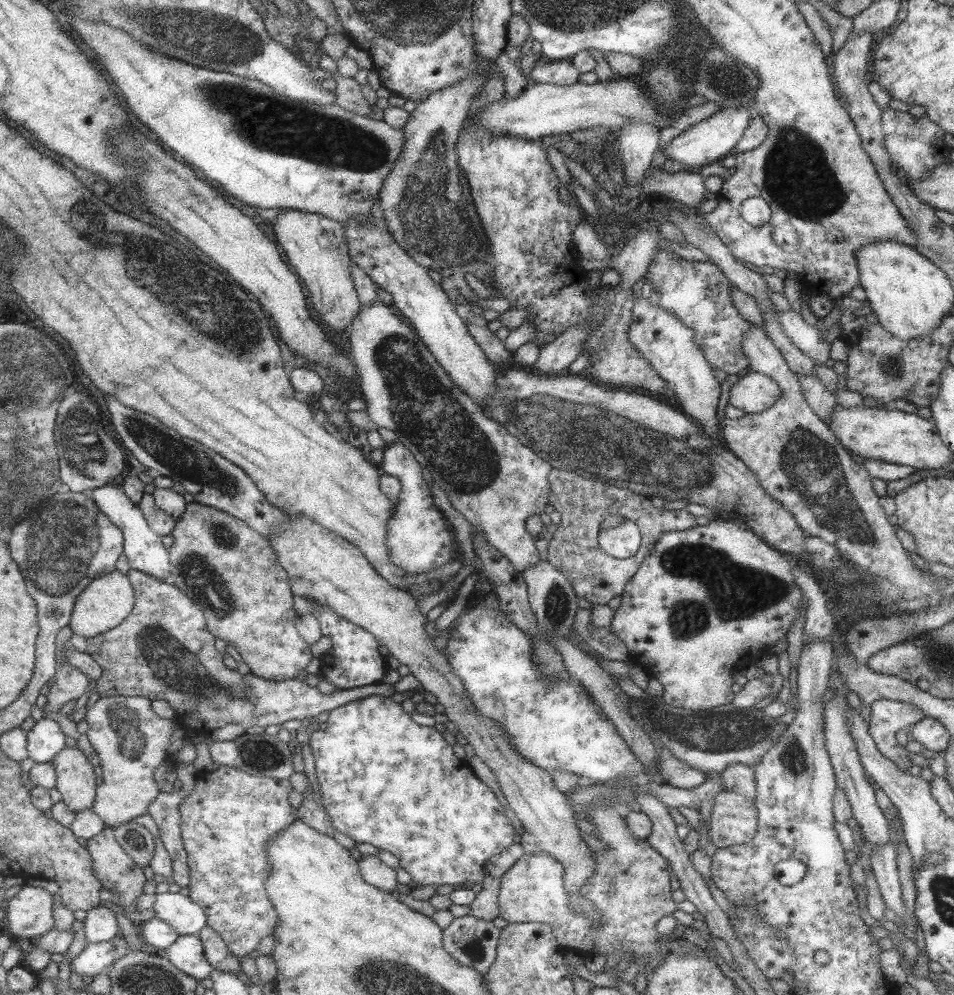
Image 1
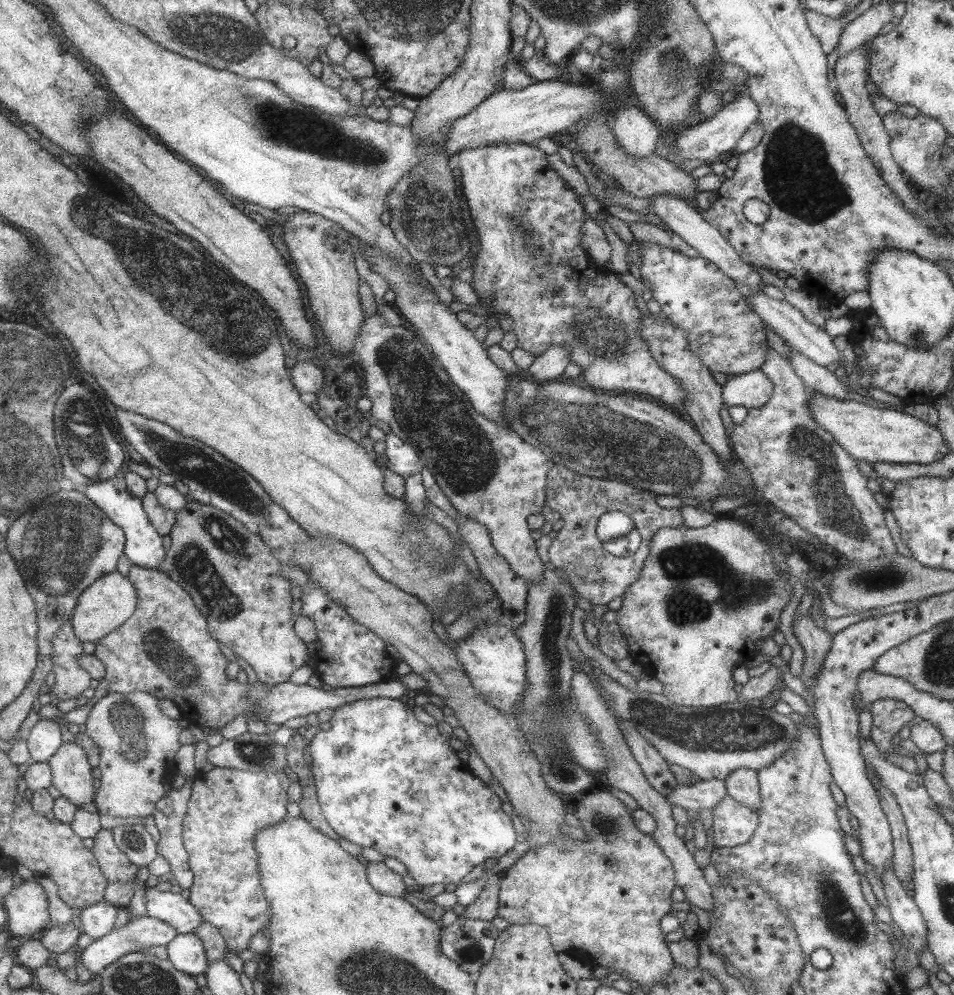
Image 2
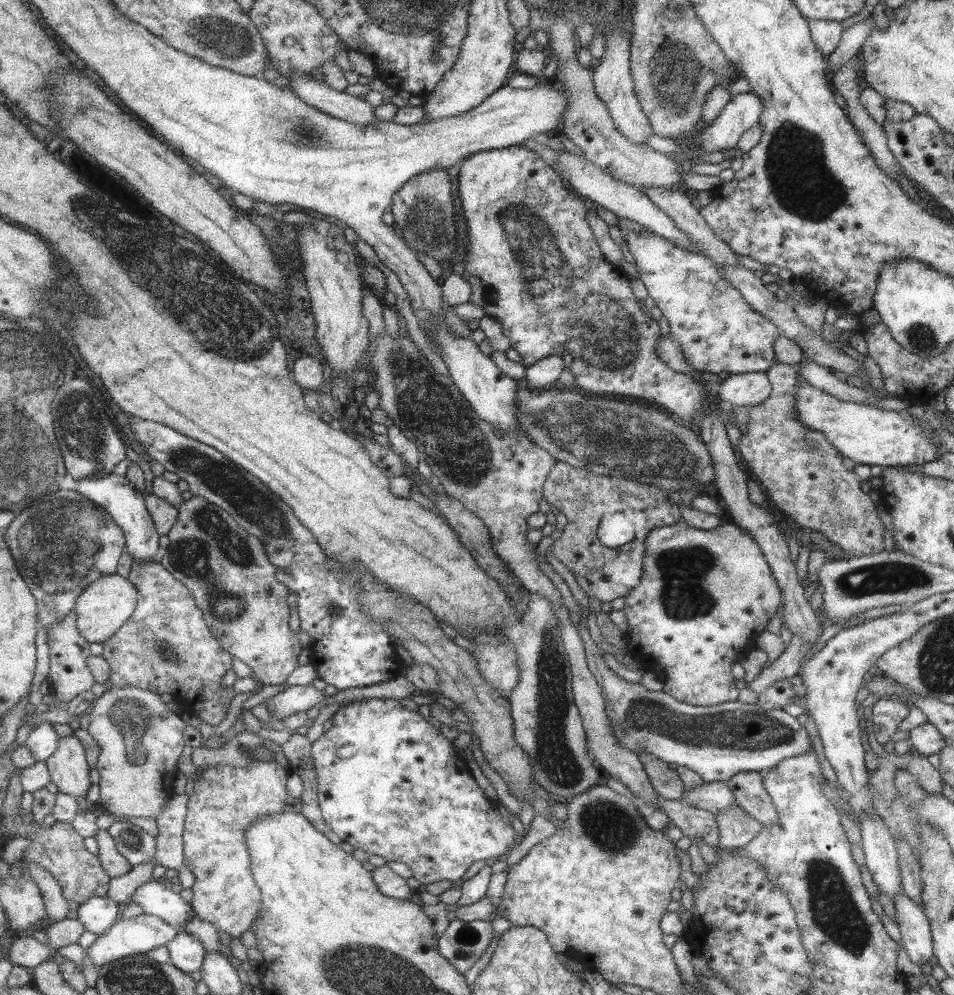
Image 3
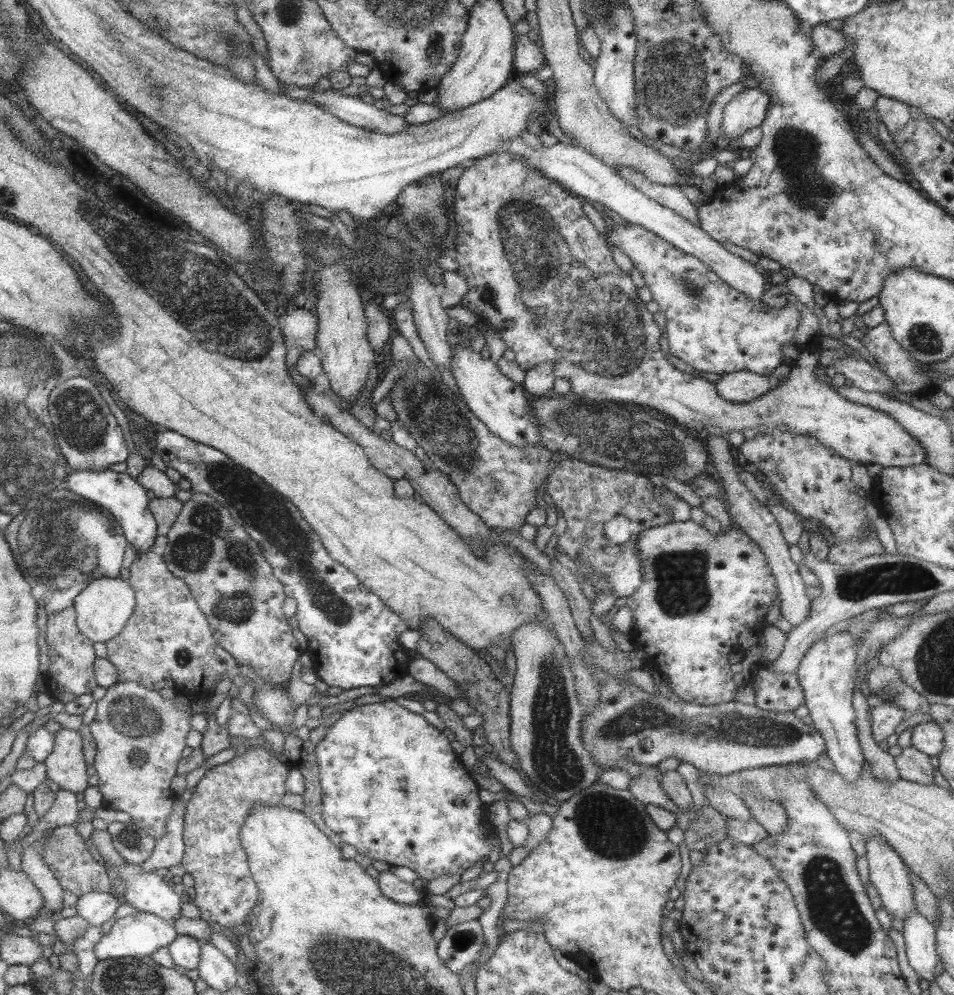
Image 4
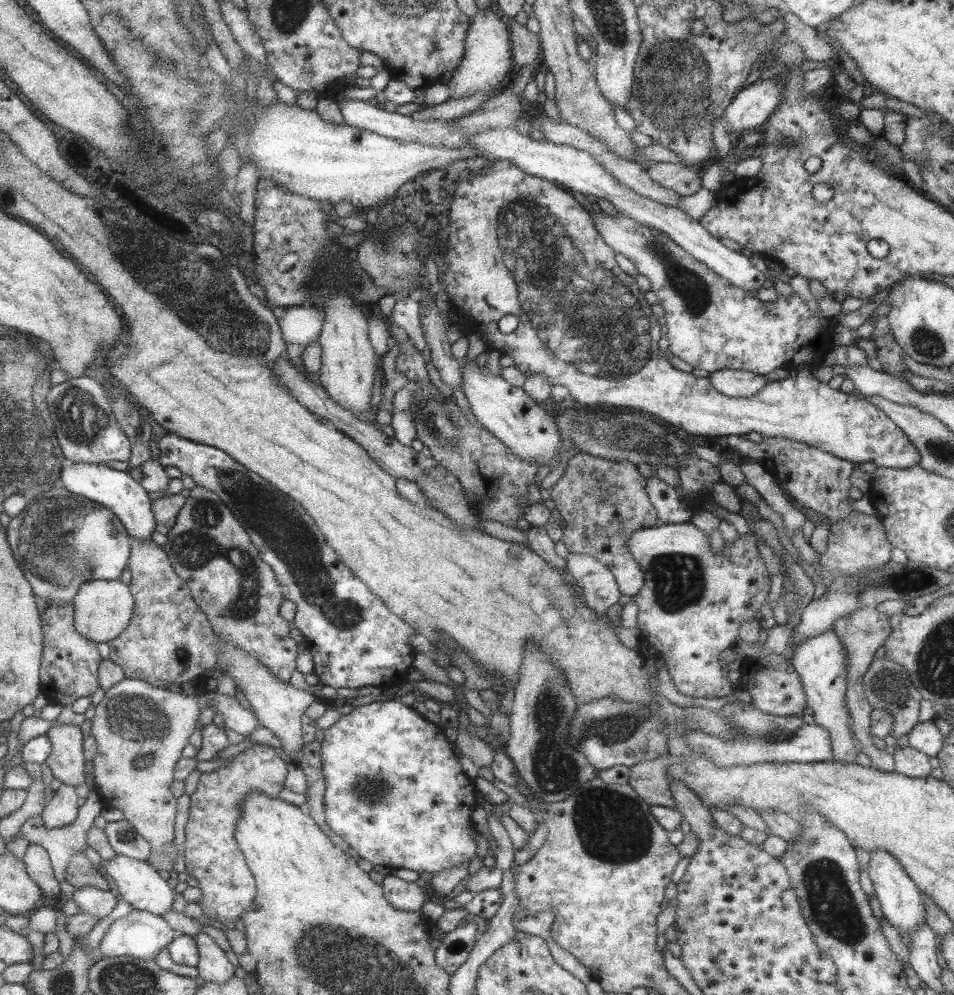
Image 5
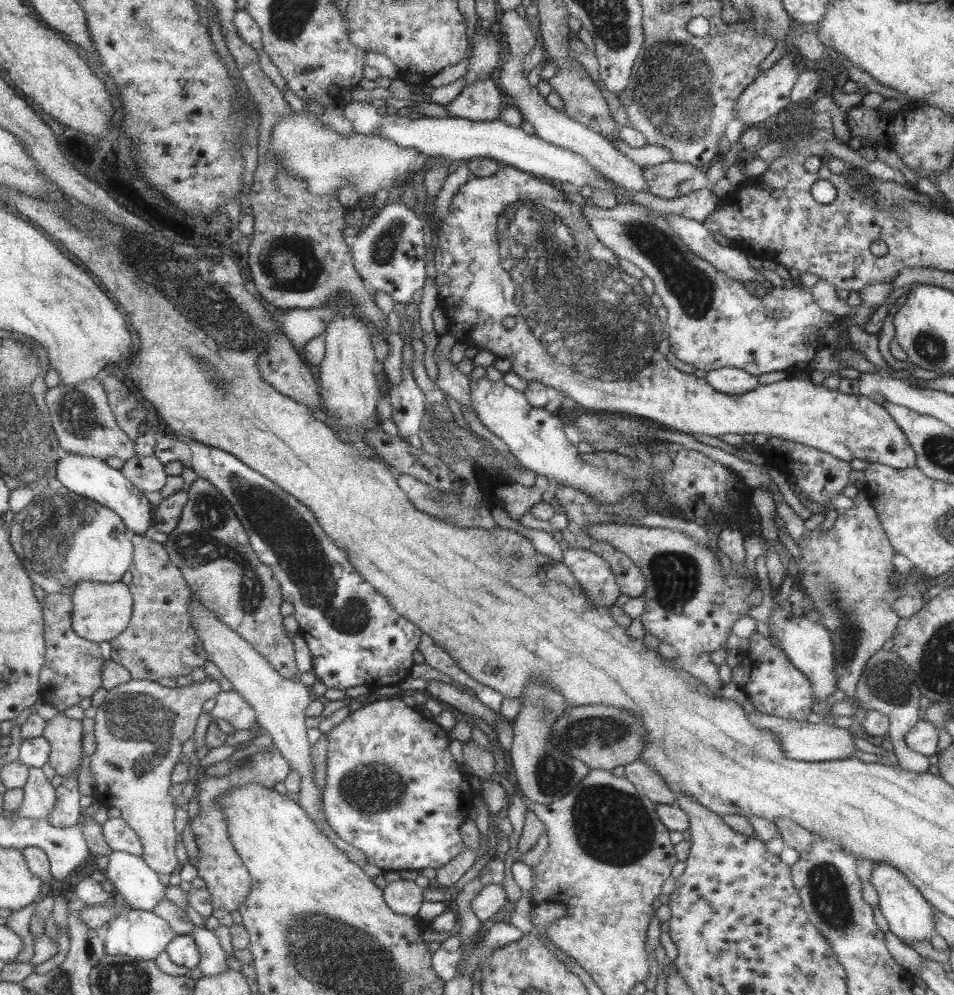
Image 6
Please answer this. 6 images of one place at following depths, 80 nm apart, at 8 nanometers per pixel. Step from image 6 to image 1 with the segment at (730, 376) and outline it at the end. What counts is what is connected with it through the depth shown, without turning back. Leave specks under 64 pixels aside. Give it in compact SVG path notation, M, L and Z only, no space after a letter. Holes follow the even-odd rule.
M749 371L731 385L728 403L744 415L751 415L767 410L781 395L782 390L772 377Z

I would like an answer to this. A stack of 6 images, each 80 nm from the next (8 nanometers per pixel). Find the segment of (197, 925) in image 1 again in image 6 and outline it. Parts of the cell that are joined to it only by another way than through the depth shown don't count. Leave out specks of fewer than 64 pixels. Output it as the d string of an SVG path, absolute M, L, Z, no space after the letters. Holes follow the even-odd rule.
M114 850L105 872L105 876L116 886L117 896L130 908L151 912L161 901L167 899L167 885L161 882L159 873L155 872L143 857Z

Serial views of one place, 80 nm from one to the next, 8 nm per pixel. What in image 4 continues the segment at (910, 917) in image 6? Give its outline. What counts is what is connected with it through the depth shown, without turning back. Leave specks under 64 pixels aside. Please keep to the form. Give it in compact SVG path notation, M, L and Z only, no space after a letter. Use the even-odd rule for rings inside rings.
M869 835L864 842L868 880L888 913L901 920L914 909L908 871L899 853L879 835Z

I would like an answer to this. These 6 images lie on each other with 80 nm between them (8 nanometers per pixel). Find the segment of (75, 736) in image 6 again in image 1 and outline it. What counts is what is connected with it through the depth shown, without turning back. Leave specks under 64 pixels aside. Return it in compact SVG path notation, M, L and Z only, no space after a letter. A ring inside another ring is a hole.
M67 748L55 757L52 764L58 774L56 788L62 794L62 801L75 813L92 809L97 798L97 774L85 753L79 748Z

